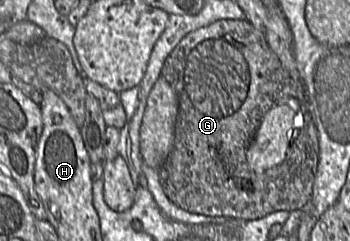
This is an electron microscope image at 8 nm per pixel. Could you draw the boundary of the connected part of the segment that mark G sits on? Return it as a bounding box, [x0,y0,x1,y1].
[159,19,319,220]

